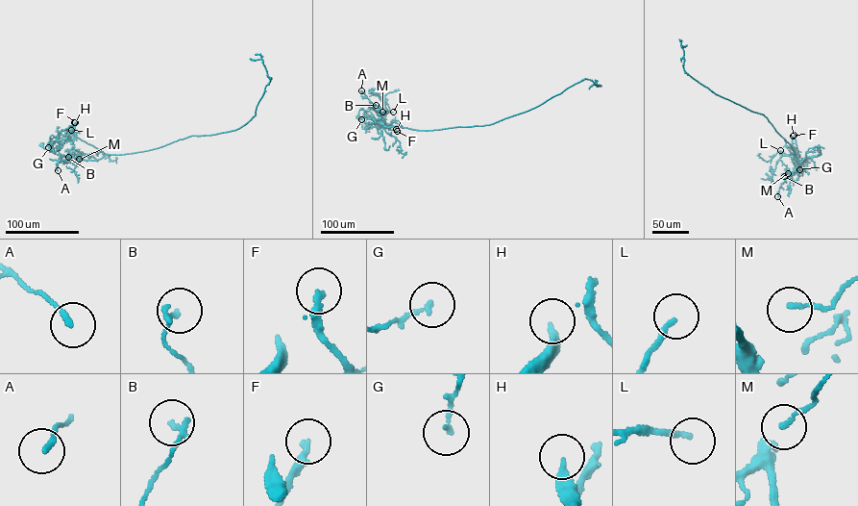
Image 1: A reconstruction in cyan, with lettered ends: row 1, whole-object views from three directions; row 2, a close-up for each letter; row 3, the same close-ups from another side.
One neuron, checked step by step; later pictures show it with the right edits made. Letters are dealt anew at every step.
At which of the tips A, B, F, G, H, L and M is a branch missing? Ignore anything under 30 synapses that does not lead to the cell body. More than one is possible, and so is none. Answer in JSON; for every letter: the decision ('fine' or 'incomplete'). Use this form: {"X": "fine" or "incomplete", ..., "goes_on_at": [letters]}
{"A": "fine", "B": "fine", "F": "incomplete", "G": "fine", "H": "incomplete", "L": "incomplete", "M": "fine", "goes_on_at": ["F", "H", "L"]}

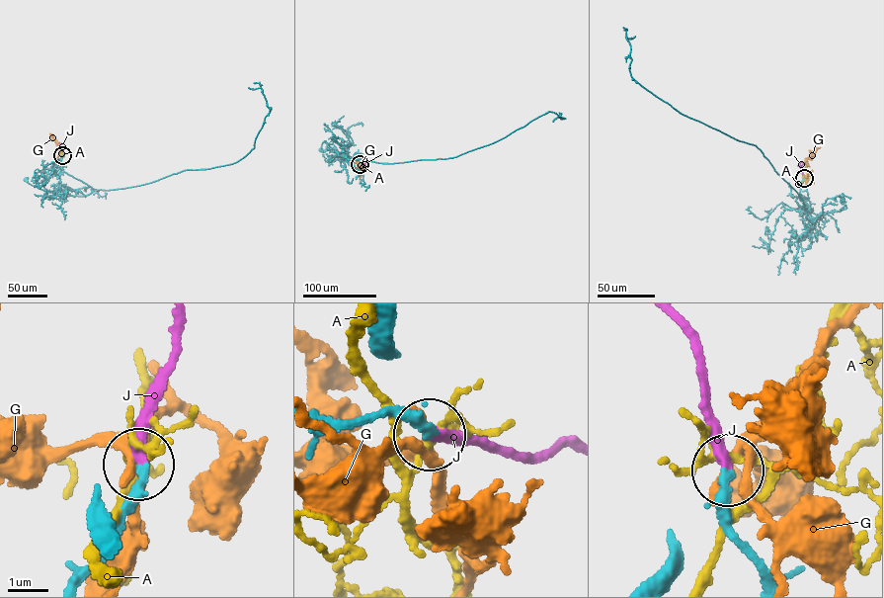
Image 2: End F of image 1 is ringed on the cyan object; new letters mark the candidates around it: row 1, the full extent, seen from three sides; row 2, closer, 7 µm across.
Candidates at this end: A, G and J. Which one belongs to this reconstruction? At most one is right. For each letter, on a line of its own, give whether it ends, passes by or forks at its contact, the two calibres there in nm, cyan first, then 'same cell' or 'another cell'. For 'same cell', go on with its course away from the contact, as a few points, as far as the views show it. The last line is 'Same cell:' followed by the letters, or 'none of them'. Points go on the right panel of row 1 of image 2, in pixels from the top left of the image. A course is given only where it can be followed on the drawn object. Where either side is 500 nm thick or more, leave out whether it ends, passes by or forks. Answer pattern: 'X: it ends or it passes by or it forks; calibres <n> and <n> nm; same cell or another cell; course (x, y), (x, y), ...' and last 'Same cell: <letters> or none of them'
A: it passes by; calibres 240 and 200 nm; another cell
G: it ends; calibres 300 and 220 nm; another cell
J: it ends; calibres 240 and 280 nm; same cell; course (804, 178), (800, 167), (802, 162)
Same cell: J

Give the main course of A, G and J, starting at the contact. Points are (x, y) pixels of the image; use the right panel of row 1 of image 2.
A: (804, 179), (808, 172), (806, 165)
G: (804, 178), (805, 158), (813, 156), (810, 151), (817, 148)
J: (804, 178), (800, 167), (802, 162)

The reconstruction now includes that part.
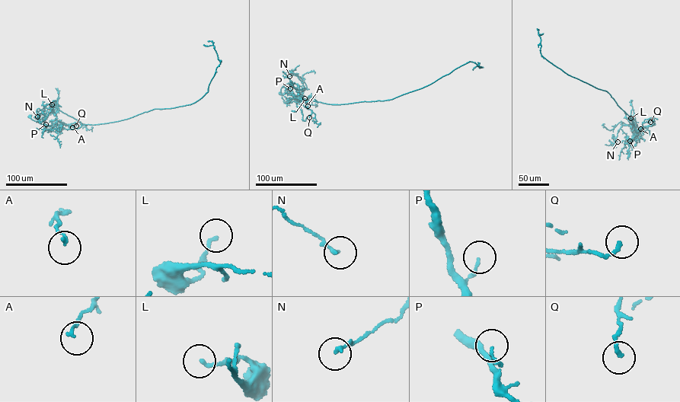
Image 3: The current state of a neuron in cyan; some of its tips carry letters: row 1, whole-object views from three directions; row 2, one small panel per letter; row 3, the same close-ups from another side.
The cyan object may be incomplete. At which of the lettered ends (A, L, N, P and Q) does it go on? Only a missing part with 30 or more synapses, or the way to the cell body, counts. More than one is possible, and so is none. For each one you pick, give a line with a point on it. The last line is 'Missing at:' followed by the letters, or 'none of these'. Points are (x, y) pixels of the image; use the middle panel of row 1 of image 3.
Missing at: none of these

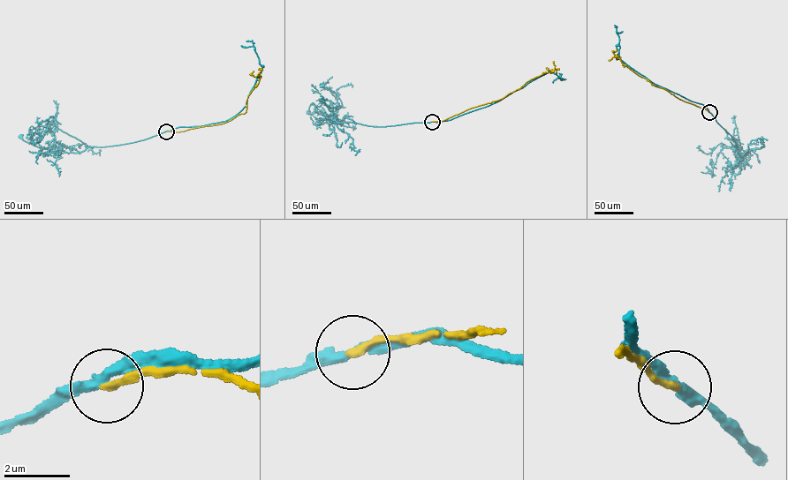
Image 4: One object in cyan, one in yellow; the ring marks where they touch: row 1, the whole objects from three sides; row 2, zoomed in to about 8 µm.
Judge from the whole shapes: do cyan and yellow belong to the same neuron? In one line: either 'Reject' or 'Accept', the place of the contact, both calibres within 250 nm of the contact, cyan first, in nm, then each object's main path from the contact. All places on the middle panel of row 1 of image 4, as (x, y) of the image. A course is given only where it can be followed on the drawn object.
Reject. Place: (432, 122). Thickness 280 nm (cyan) against 220 nm. Course of cyan: (432, 122), (383, 126), (337, 123), (313, 103), (308, 112). Course of yellow: (432, 122), (444, 120), (500, 100), (530, 79), (557, 69), (556, 73)

